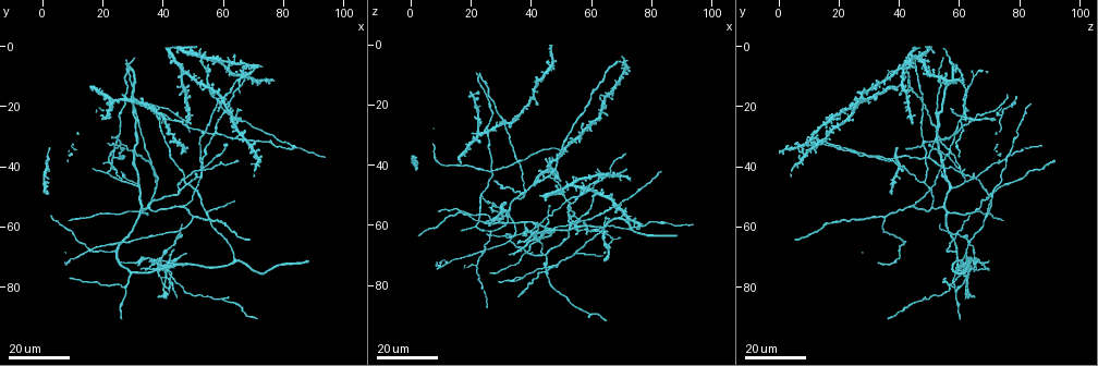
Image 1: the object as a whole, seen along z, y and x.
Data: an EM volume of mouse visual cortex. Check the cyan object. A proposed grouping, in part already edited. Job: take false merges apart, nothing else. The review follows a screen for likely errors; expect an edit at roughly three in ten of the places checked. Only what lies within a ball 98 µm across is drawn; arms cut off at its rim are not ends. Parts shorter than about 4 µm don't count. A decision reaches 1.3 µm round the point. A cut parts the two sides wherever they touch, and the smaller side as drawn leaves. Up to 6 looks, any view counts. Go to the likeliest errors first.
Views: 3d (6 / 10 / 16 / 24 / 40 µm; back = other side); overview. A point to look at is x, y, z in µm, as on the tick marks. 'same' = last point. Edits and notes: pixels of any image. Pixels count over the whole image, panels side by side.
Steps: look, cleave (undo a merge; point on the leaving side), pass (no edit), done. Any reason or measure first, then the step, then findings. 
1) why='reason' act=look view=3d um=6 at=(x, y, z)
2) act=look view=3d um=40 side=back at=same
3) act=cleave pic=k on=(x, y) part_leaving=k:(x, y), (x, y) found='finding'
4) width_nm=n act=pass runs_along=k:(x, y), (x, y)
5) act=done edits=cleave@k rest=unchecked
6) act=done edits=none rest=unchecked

act=look view=3d um=16 at=(22, 38, 73)

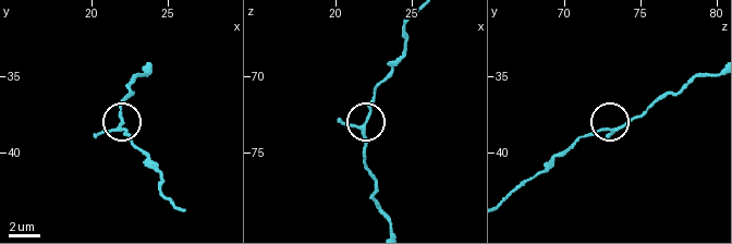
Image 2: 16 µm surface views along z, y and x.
act=look view=3d um=10 at=(21.8, 38.4, 73.4)

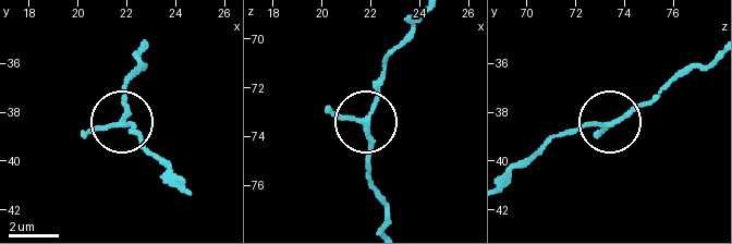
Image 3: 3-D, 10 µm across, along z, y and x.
width_nm=160 act=pass runs_along=3:(417, 20), (380, 76), (367, 126), (367, 174) found='one neuron here'

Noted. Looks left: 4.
act=look view=3d um=16 at=(58, 29, 59)

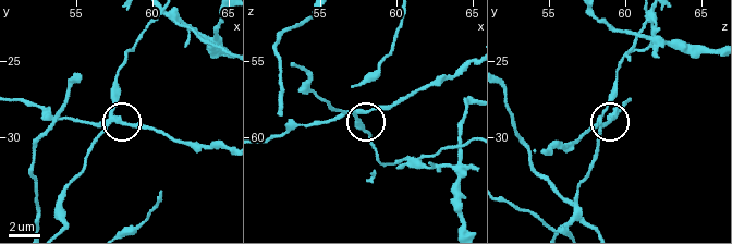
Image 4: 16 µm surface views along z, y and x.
act=look view=3d um=6 at=(57.8, 29.0, 58.2)

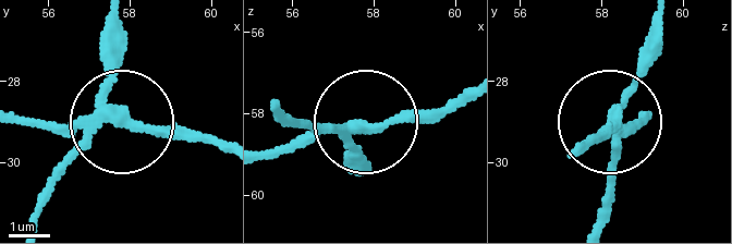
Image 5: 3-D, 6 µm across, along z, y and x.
width_nm=230 act=cleave pic=5 on=(158, 132) part_leaving=5:(94, 119), (25, 119) found='a second neuron is stuck on'

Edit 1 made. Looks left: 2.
act=done edits=cleave@5 rest=unchecked

